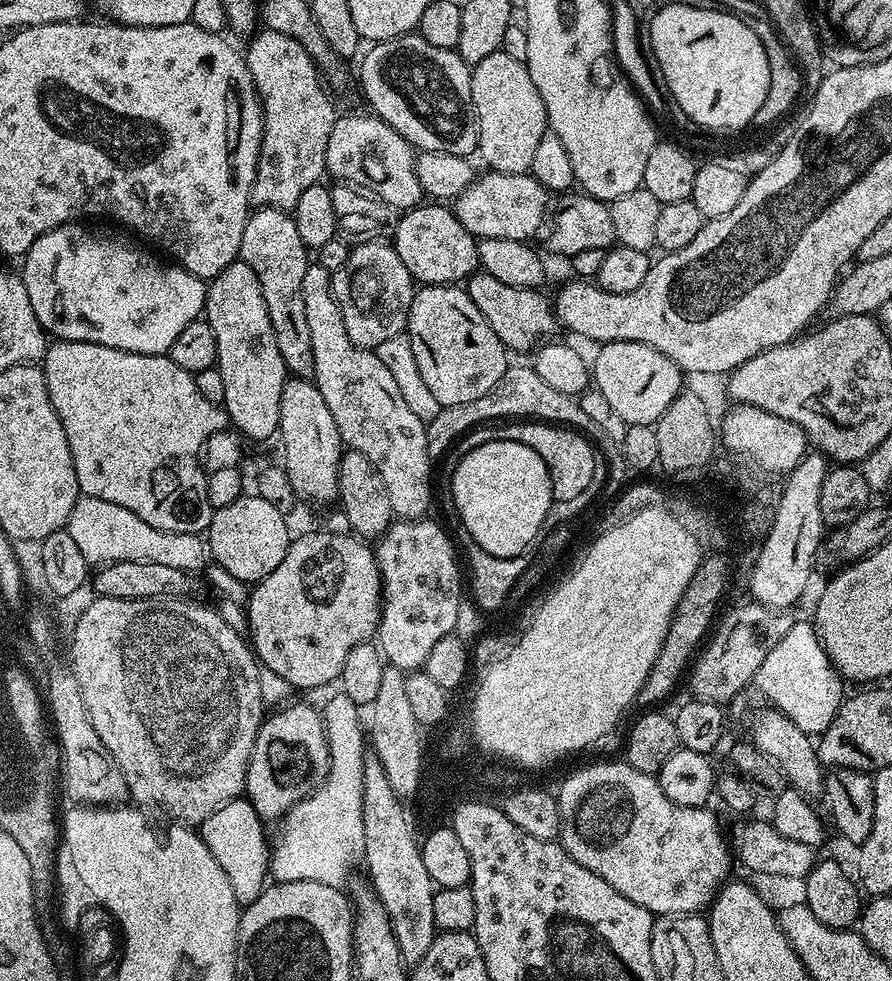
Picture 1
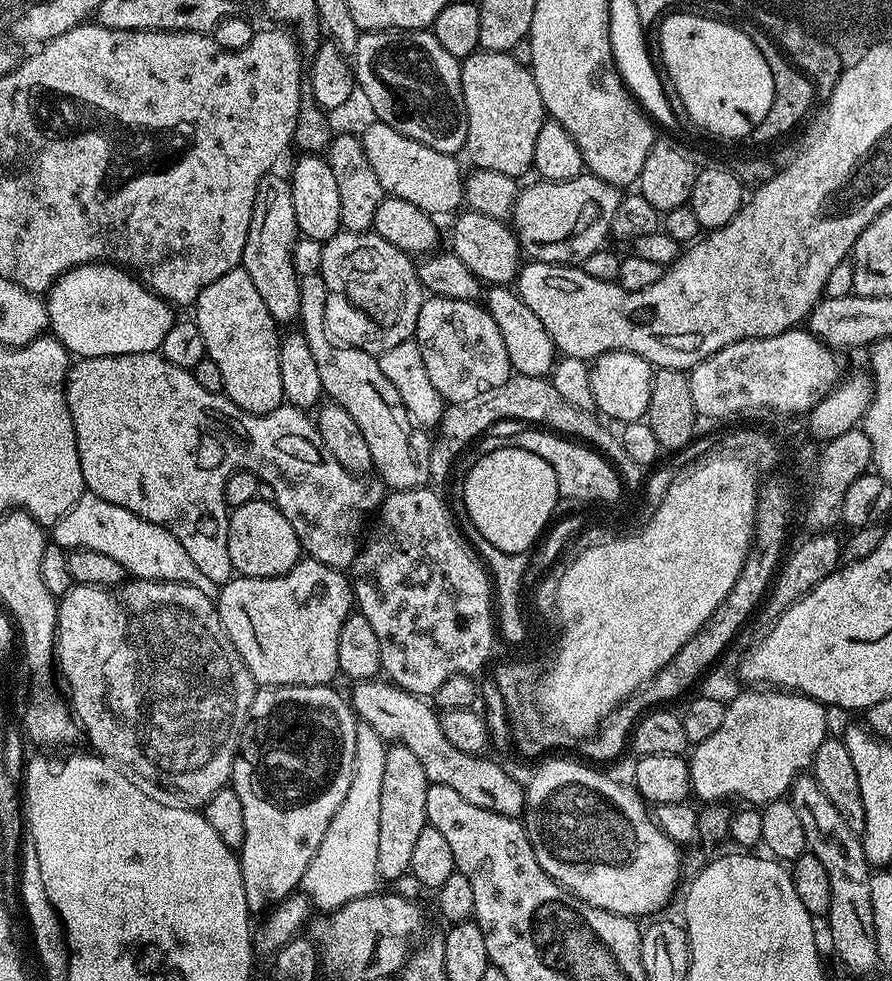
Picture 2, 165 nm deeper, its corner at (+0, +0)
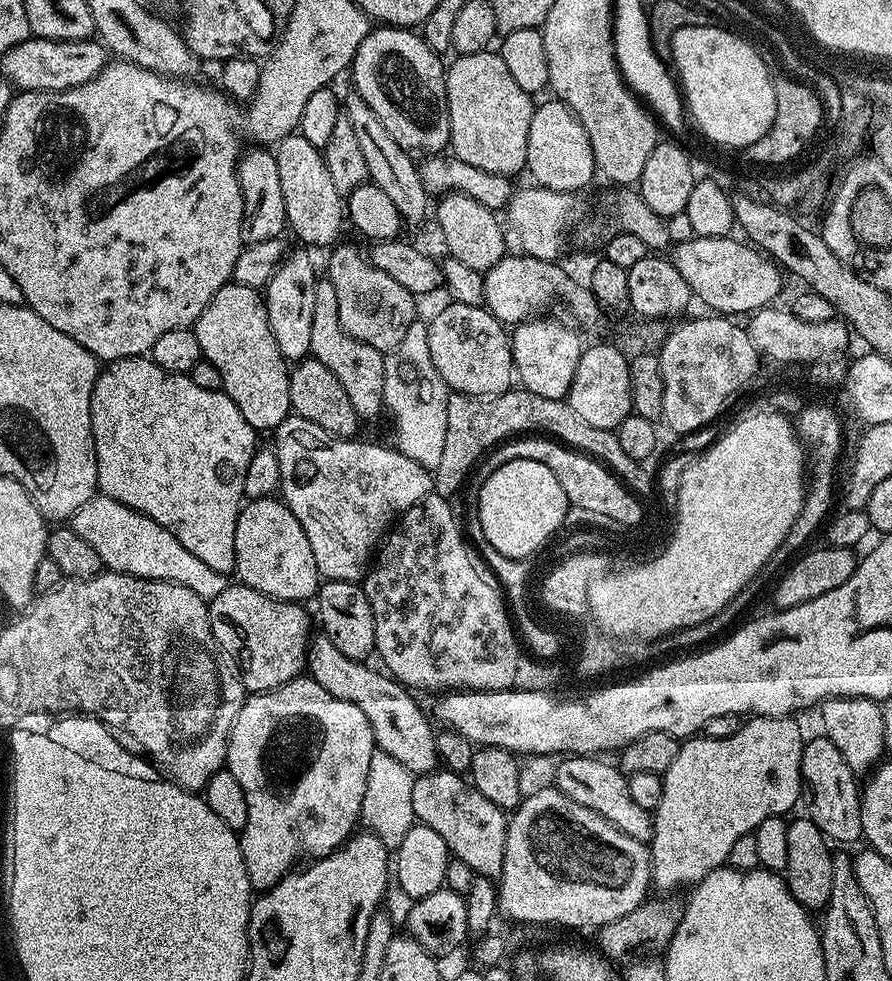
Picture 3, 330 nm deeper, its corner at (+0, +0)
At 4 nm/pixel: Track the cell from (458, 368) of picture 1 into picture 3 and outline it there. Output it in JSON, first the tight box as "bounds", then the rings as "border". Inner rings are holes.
{"bounds":[427,302,514,396],"border":[[[451,302],[445,303],[445,305],[445,308],[433,320],[427,321],[430,358],[445,384],[452,392],[461,392],[467,396],[481,396],[482,394],[493,396],[509,391],[514,384],[512,342],[509,329],[483,306],[466,306]]]}

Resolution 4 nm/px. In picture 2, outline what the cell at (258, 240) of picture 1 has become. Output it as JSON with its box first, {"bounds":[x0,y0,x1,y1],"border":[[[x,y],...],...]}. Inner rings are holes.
{"bounds":[242,174,300,325],"border":[[[269,174],[258,182],[254,198],[254,214],[250,214],[250,230],[246,234],[242,267],[254,282],[266,310],[277,325],[295,325],[300,319],[300,277],[294,270],[292,251],[300,236],[294,218],[294,198],[289,177]]]}

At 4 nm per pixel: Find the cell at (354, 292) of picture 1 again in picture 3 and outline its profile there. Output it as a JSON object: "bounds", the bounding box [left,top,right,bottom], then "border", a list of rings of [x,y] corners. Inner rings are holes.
{"bounds":[326,242,417,354],"border":[[[340,242],[331,249],[332,257],[328,260],[326,278],[334,286],[334,294],[338,298],[338,318],[342,322],[342,330],[358,342],[366,342],[366,346],[374,346],[385,354],[392,351],[402,342],[406,330],[417,319],[417,297],[411,296],[406,286],[398,286],[390,274],[382,274],[378,266],[374,266],[367,255],[364,256],[356,248]]]}

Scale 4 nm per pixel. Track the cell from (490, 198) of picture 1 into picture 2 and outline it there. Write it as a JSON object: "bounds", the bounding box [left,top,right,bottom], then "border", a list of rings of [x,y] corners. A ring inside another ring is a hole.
{"bounds":[510,174,622,265],"border":[[[591,174],[573,180],[537,179],[535,183],[519,189],[510,217],[523,255],[541,264],[583,265],[590,254],[605,247],[604,239],[609,239],[614,213],[622,199],[621,189]]]}

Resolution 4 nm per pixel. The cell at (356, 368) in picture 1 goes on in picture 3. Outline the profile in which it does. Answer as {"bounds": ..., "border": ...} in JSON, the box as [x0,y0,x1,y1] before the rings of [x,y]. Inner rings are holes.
{"bounds":[310,278,385,422],"border":[[[327,278],[316,281],[314,290],[314,323],[310,346],[311,359],[322,362],[342,382],[350,403],[359,414],[361,421],[368,422],[375,418],[379,412],[385,411],[384,406],[384,357],[374,346],[366,346],[366,342],[358,342],[346,330],[342,330],[342,322],[338,318],[338,298],[334,294],[334,286]]]}

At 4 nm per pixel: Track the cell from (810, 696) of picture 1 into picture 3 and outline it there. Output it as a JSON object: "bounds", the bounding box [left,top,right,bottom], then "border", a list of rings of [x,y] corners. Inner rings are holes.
{"bounds":[650,716,806,894],"border":[[[757,716],[745,719],[740,725],[740,729],[734,734],[730,734],[730,738],[722,738],[721,740],[713,740],[711,738],[688,738],[681,743],[678,750],[678,758],[674,758],[674,763],[670,765],[670,770],[662,773],[664,785],[662,786],[662,802],[658,802],[656,811],[652,817],[652,838],[650,841],[650,851],[652,853],[652,883],[651,887],[656,888],[657,893],[670,894],[676,886],[695,886],[700,883],[702,878],[706,878],[706,874],[710,874],[716,868],[725,867],[728,863],[728,855],[734,842],[738,842],[738,838],[750,836],[756,831],[758,826],[762,826],[762,822],[766,822],[766,818],[774,818],[775,816],[787,817],[788,811],[795,804],[799,805],[802,800],[802,789],[800,787],[800,771],[802,770],[802,750],[806,743],[806,736],[800,733],[800,728],[795,724],[792,716]]]}

